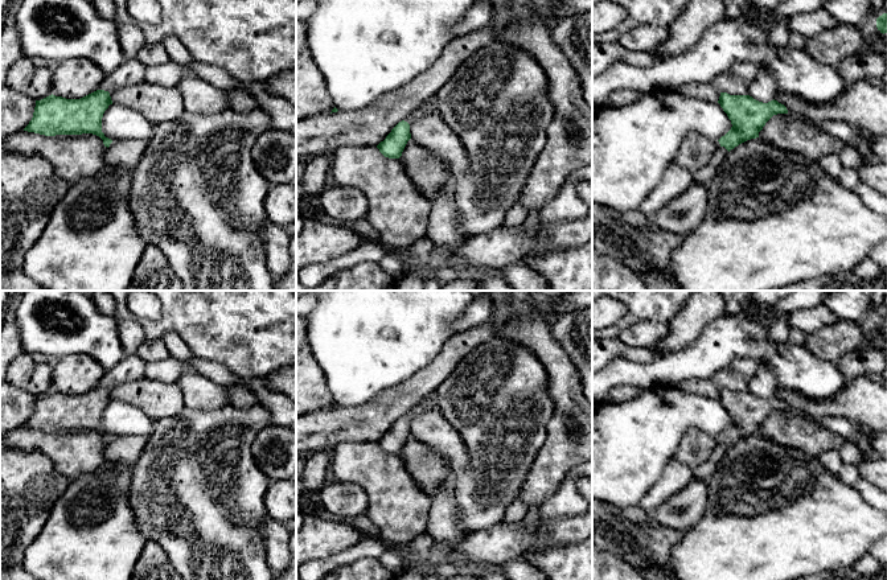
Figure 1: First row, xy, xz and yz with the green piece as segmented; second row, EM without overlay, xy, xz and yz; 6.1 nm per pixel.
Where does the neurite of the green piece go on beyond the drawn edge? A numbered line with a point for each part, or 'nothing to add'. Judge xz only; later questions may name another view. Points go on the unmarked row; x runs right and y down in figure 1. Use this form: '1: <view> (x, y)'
1: xz (428, 403)

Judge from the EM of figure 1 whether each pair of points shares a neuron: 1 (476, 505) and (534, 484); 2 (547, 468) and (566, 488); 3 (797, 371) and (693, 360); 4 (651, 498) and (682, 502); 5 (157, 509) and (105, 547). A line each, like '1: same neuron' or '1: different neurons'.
1: different neurons
2: different neurons
3: same neuron
4: different neurons
5: different neurons

